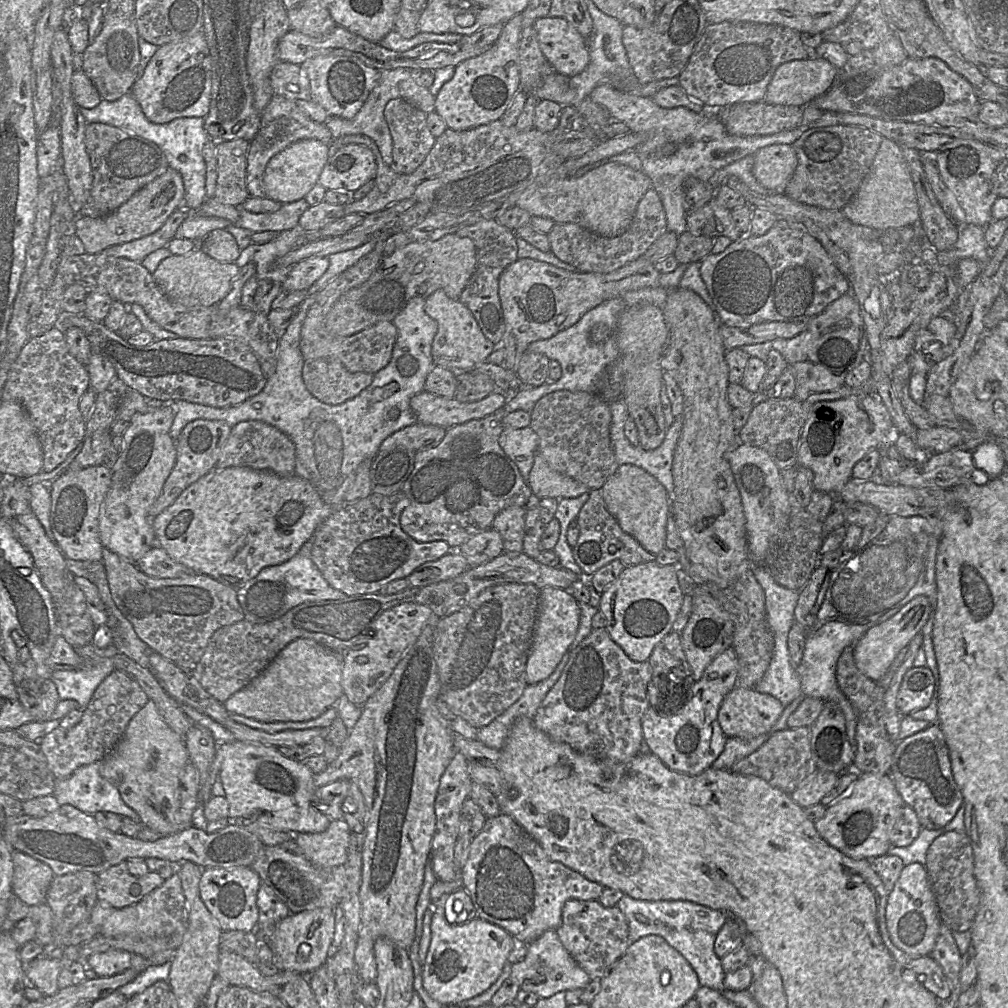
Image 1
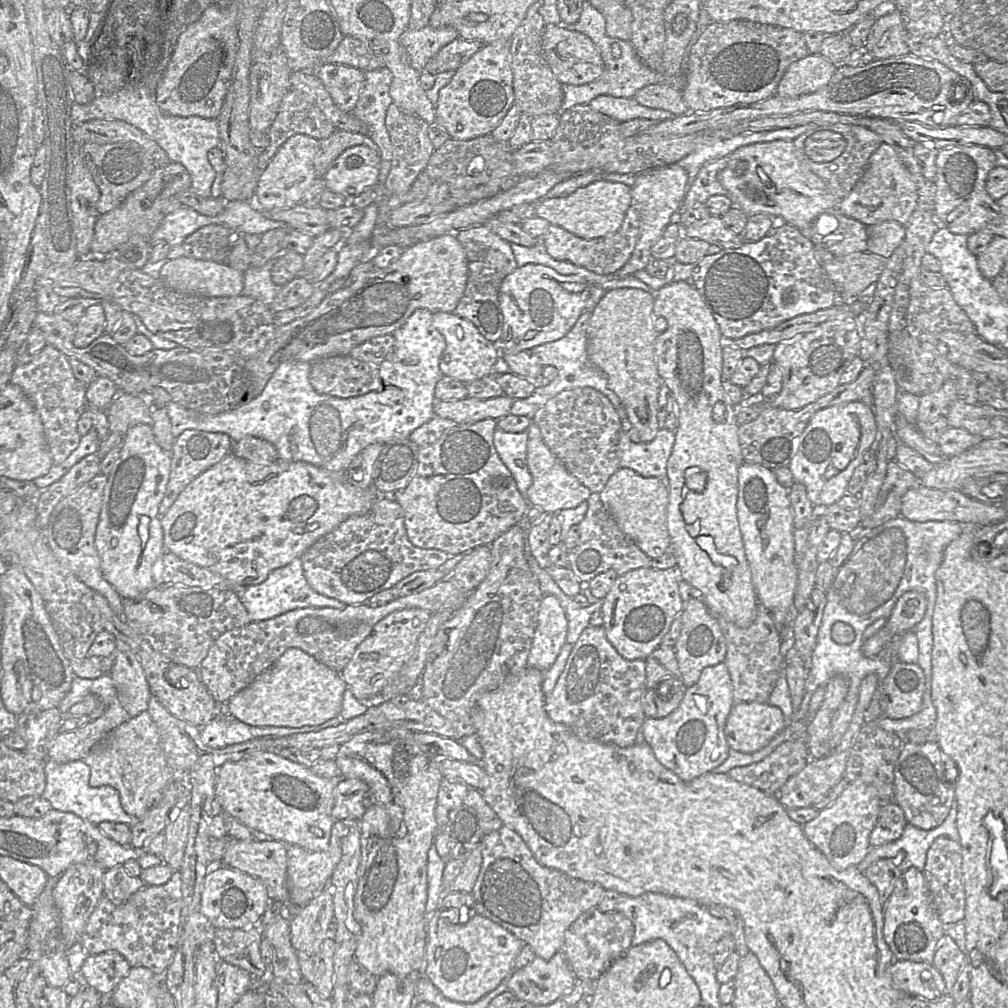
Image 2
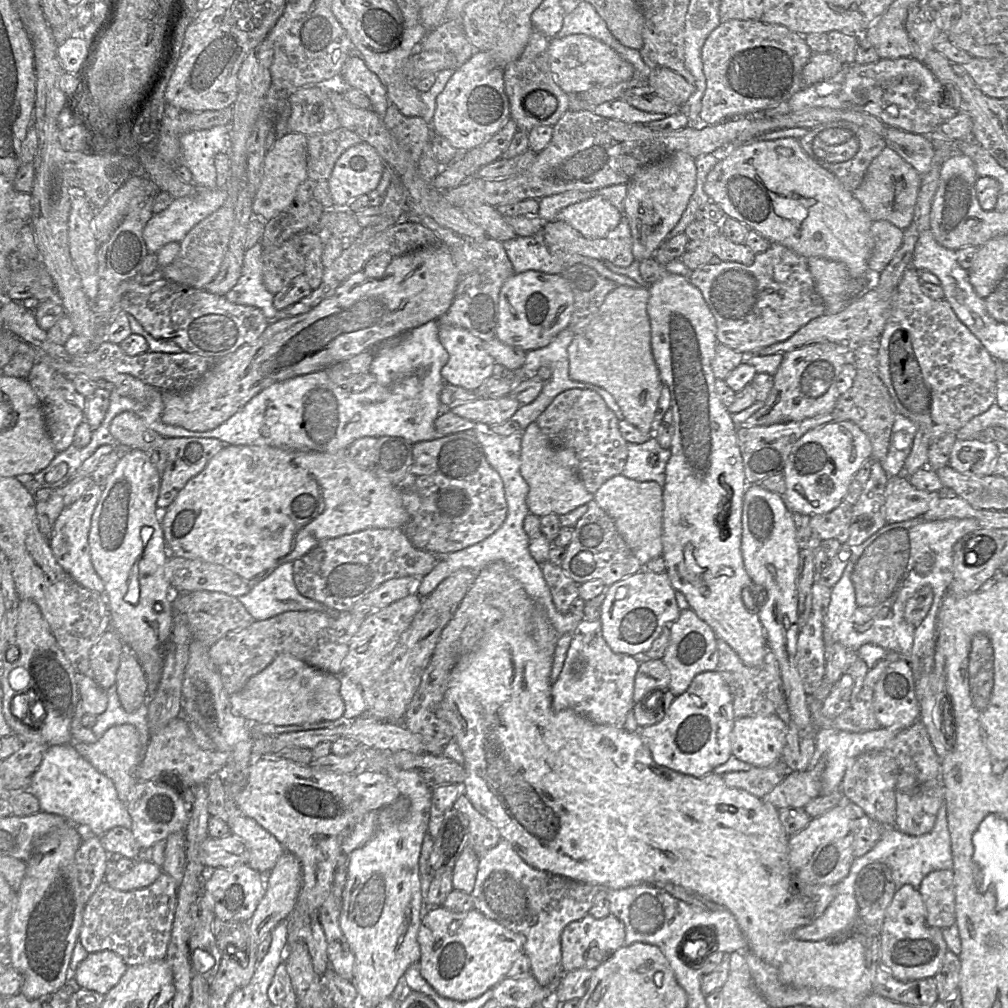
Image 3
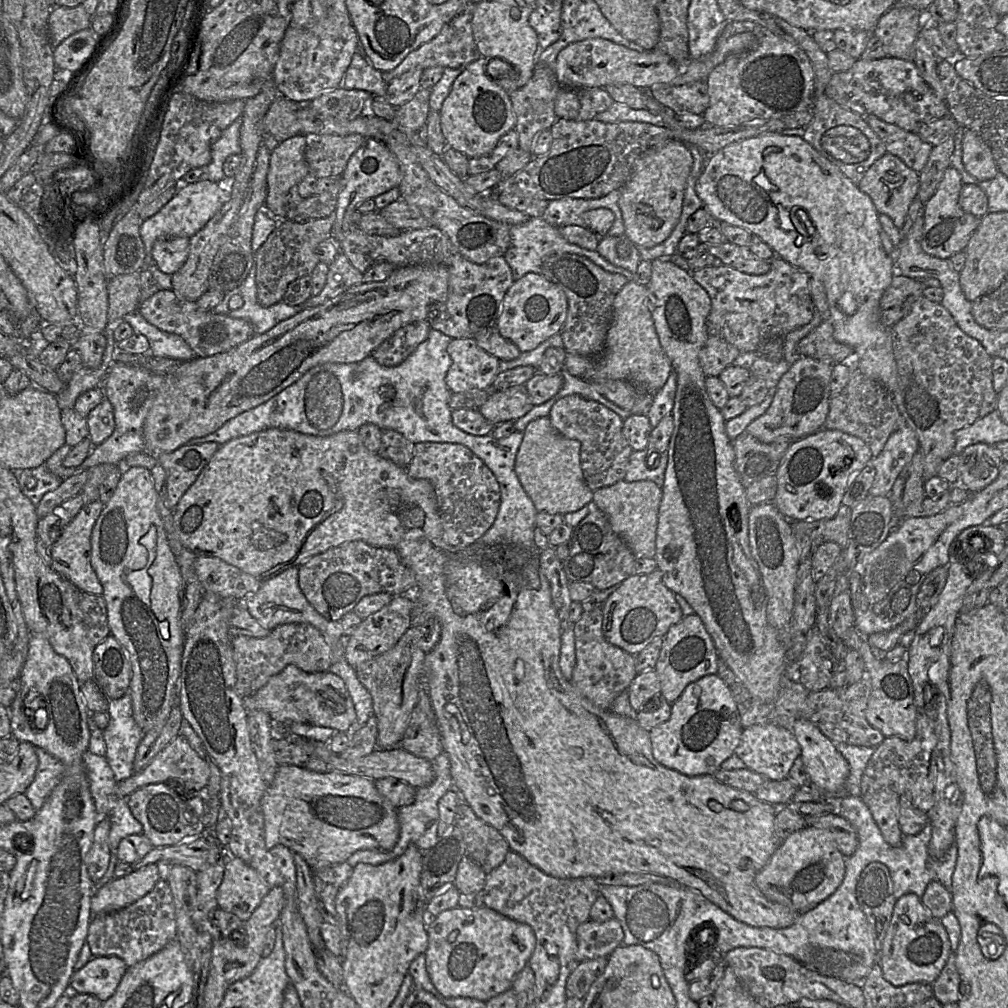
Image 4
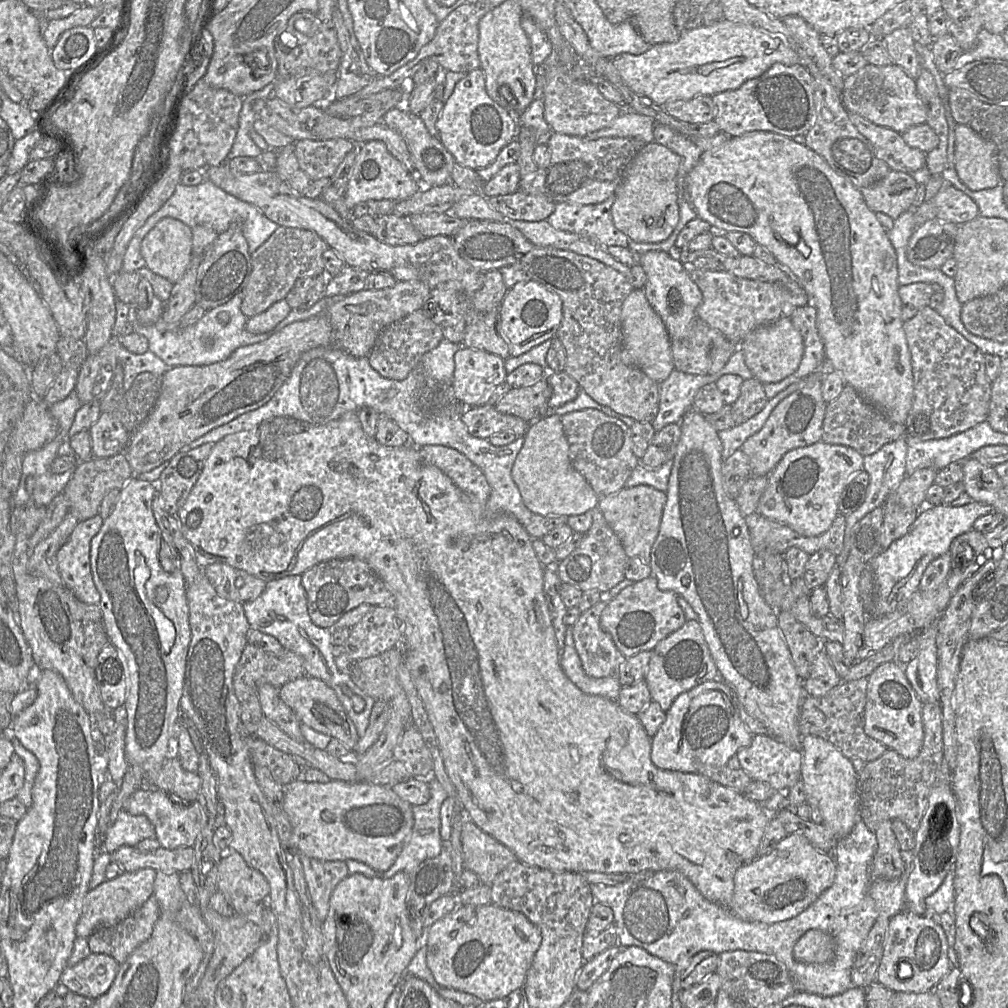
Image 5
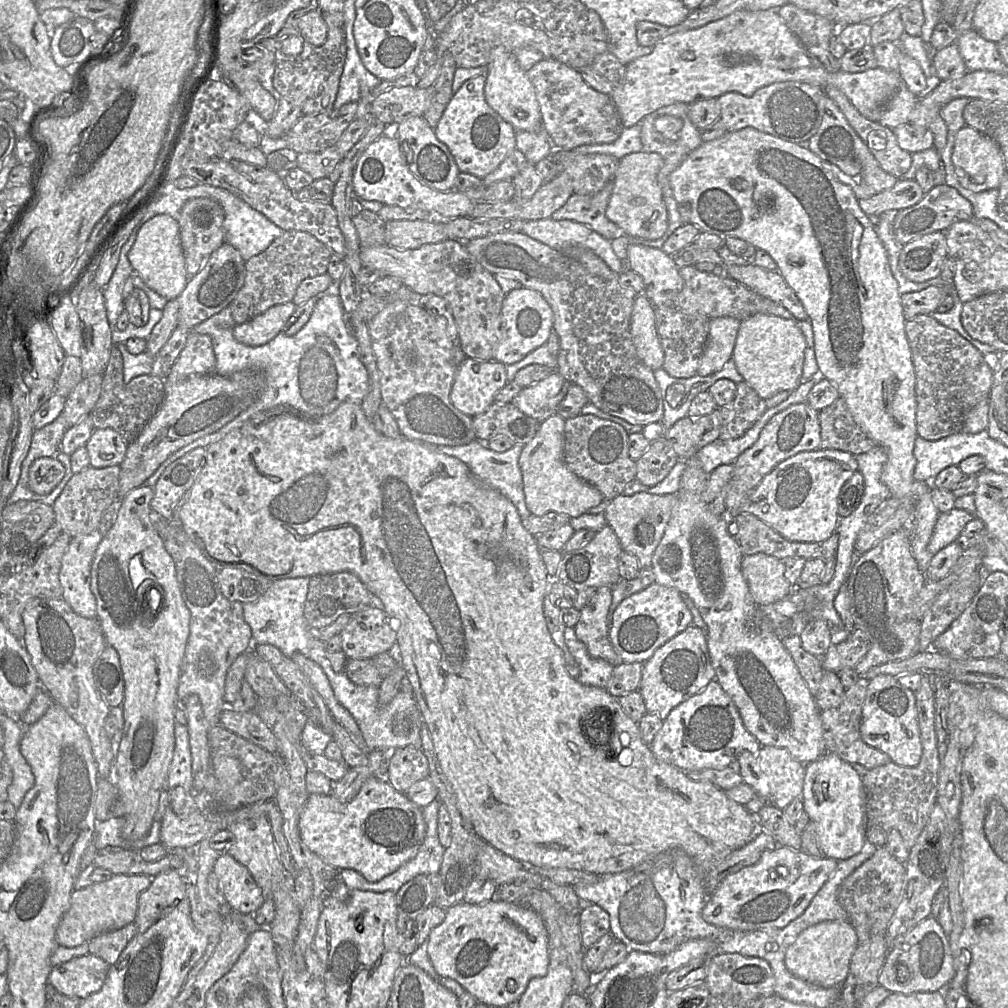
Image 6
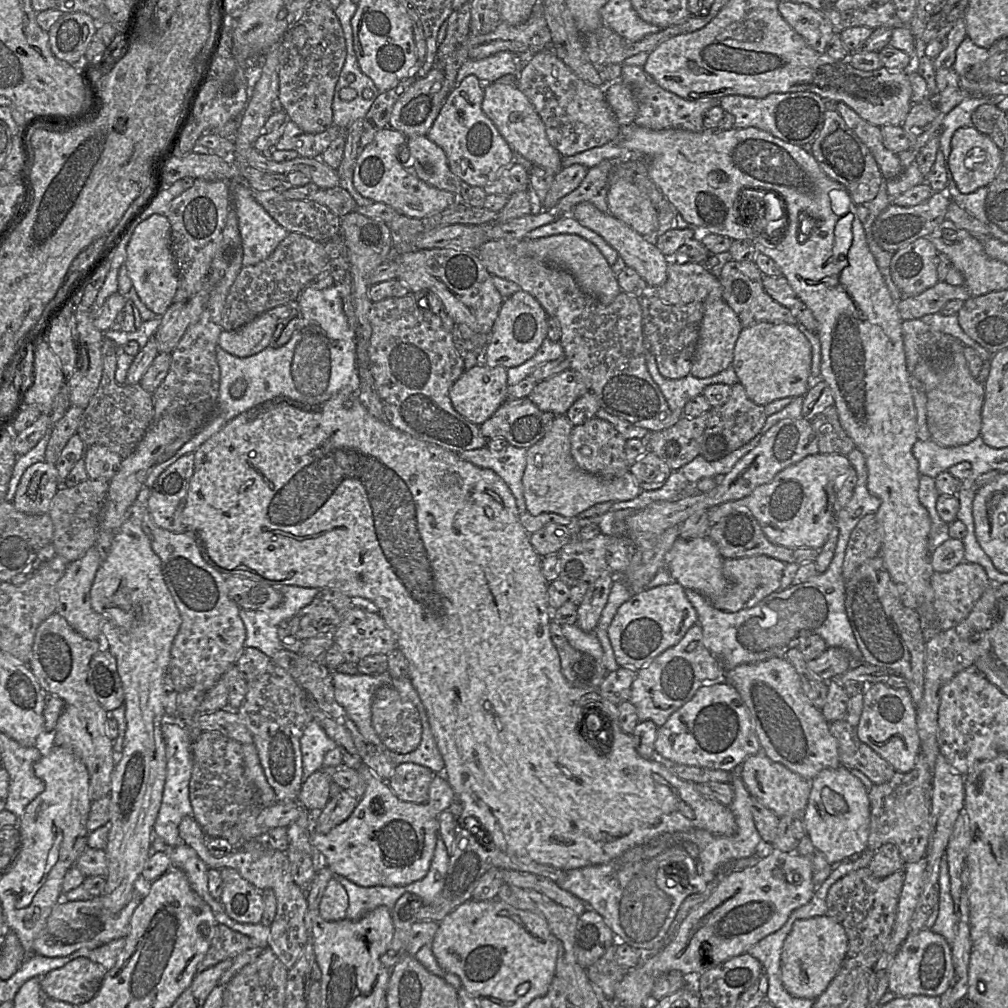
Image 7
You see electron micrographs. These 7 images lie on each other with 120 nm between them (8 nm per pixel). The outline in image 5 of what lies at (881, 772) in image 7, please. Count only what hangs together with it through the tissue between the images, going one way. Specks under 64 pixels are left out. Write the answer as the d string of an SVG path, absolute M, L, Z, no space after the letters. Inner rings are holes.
M868 678L854 681L841 681L836 687L822 697L805 695L800 706L798 719L802 736L820 737L838 748L848 759L859 758L871 762L886 752L887 747L869 737L864 731L864 709Z

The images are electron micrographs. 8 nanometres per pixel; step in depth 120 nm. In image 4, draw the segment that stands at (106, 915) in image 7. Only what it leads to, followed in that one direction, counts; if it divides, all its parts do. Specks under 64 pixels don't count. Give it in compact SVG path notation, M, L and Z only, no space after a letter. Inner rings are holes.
M156 864L146 865L97 889L91 900L94 915L120 910L148 894L159 881Z

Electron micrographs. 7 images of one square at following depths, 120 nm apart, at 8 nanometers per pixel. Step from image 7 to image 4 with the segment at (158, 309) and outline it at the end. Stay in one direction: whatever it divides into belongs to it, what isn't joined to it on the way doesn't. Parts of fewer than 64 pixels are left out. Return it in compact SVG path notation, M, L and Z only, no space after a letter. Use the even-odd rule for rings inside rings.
M188 237L158 239L151 250L153 263L163 273L173 275L187 259L189 239Z

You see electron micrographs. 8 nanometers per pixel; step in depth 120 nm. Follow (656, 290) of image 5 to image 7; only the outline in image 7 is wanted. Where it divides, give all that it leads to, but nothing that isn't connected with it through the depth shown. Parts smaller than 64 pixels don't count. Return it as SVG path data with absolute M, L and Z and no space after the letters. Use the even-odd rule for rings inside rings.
M584 201L577 204L570 215L582 226L596 232L611 245L623 259L626 267L634 269L646 282L649 288L662 285L667 279L667 268L671 259L668 259L657 246L649 243L642 235L615 218L609 212L600 211L595 205Z

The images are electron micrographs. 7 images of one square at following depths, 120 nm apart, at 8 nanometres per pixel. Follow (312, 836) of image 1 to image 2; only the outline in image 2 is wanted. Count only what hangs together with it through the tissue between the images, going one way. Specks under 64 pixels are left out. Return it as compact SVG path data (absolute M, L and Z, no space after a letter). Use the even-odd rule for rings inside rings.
M336 820L331 831L329 847L322 852L312 852L299 846L287 848L287 882L290 900L294 907L303 907L328 888L333 872L342 856L342 839L348 828L347 822Z

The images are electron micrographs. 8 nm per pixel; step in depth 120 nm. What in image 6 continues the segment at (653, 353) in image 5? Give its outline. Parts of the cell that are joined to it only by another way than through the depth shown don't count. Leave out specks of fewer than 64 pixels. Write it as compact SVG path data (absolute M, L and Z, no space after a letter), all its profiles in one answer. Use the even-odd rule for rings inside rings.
M638 294L630 319L630 332L639 359L652 371L661 369L664 352L655 326L655 307L645 296Z

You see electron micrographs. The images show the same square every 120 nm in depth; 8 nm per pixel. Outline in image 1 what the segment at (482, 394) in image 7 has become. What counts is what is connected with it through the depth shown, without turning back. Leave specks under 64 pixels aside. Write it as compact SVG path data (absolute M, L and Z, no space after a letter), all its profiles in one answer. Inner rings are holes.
M439 289L425 299L425 312L437 322L437 332L431 346L431 356L435 365L452 370L455 373L474 370L487 361L488 356L497 347L482 333L471 311L458 300L449 298Z

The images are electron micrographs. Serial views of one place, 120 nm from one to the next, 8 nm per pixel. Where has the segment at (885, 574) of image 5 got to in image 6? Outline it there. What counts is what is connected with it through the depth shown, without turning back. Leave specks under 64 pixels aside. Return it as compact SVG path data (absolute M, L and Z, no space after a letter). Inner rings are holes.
M957 508L940 513L928 544L928 551L935 555L950 543L960 541L963 528L974 516L963 509Z

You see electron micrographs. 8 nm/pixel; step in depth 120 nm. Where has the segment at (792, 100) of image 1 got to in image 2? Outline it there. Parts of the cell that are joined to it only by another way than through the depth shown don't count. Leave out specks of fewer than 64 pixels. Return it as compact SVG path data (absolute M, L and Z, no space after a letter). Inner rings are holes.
M809 54L787 68L776 95L795 98L814 93L826 86L835 72L836 67L828 59L819 54Z

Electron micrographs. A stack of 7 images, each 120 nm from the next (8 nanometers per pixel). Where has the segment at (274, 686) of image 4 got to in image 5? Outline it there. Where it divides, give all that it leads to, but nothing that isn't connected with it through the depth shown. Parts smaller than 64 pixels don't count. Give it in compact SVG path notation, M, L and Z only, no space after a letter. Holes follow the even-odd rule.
M304 676L280 687L280 698L295 712L301 723L338 739L352 753L359 736L335 691L318 678Z

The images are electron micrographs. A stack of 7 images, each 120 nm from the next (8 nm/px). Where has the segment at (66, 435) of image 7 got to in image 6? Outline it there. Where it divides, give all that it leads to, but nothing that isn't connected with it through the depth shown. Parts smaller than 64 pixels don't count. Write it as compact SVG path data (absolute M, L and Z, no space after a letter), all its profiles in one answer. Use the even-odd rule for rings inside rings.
M103 374L83 378L66 397L62 415L69 427L90 414L101 393Z

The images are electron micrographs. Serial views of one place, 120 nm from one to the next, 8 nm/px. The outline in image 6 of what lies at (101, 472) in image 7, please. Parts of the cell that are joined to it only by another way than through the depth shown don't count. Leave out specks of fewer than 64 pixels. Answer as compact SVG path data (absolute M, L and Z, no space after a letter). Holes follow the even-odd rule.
M111 428L94 429L86 443L90 466L104 468L119 465L125 458L128 443Z

